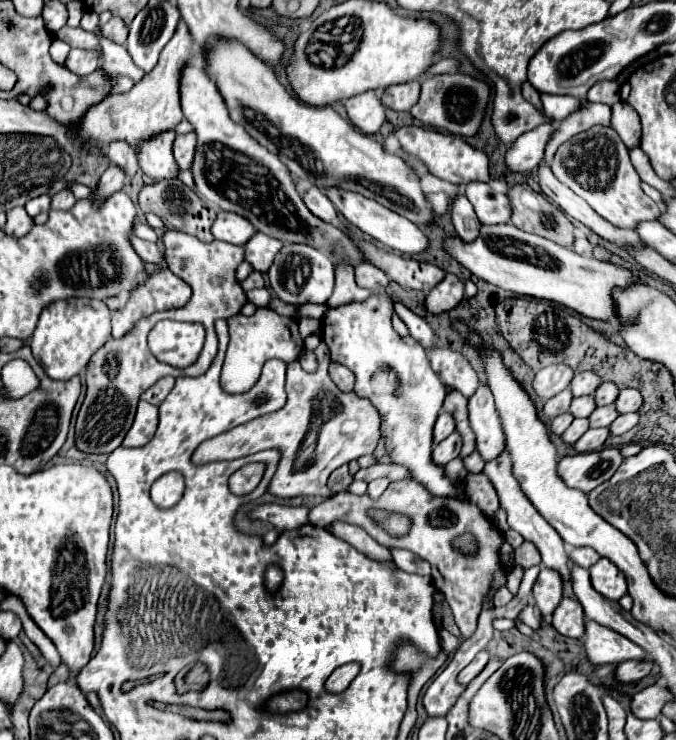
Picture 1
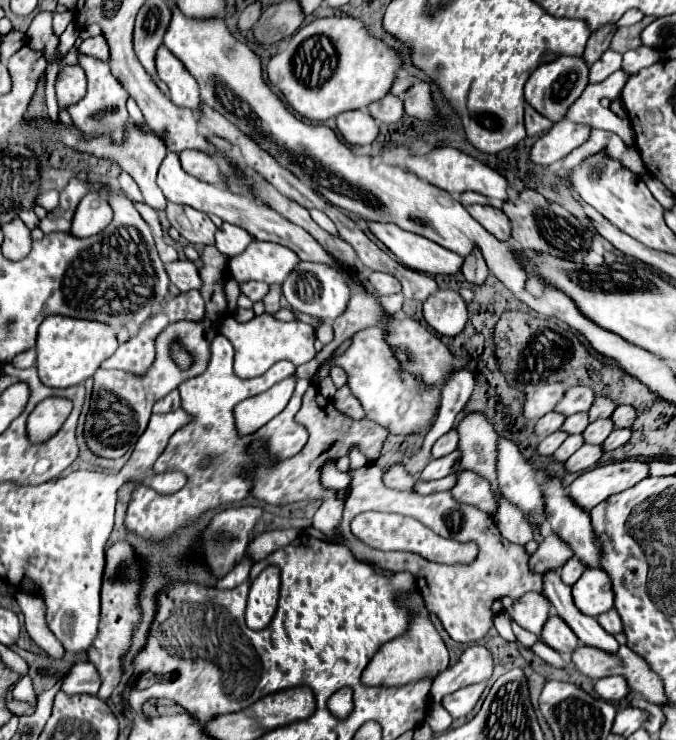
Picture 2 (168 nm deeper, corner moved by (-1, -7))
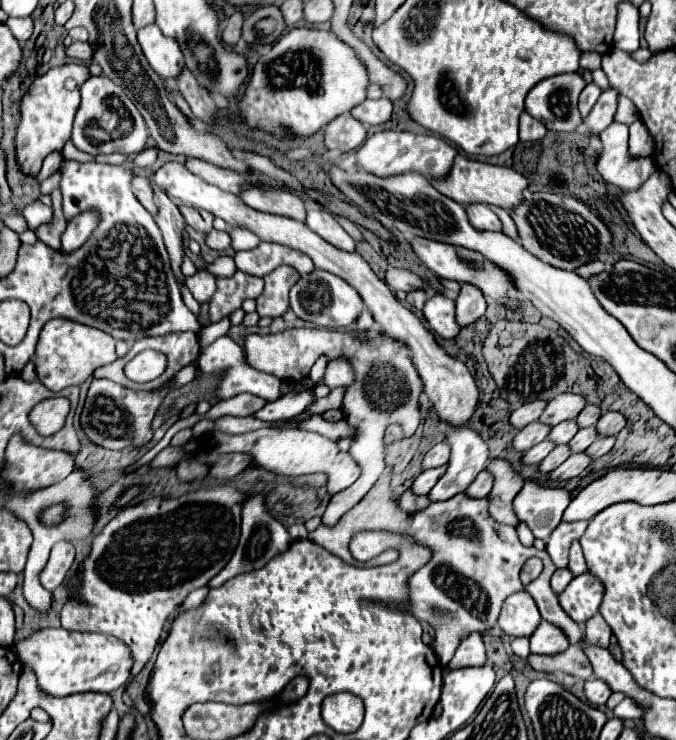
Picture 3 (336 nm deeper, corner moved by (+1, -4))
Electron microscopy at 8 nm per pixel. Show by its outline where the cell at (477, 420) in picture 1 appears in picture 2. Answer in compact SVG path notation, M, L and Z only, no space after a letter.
M498 436L496 476L500 492L528 516L532 526L542 526L544 504L536 470L520 454L518 446L504 436Z

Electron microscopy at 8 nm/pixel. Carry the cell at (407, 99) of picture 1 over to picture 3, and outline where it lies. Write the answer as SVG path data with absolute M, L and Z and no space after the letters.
M366 99L358 107L352 109L352 117L356 117L364 125L380 125L386 123L392 115L392 103L388 99Z

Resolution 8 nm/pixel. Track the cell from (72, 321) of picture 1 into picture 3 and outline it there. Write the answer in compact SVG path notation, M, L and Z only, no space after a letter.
M52 319L44 325L38 345L36 345L36 373L38 381L44 383L50 391L62 391L70 385L82 385L94 369L116 361L114 339L94 327L70 321L70 319Z

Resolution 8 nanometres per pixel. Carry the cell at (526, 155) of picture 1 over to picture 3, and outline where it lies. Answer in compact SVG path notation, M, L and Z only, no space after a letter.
M608 87L600 95L592 113L584 119L588 135L590 133L602 133L614 121L614 115L616 115L616 109L618 109L618 97L620 97L620 91L616 87Z

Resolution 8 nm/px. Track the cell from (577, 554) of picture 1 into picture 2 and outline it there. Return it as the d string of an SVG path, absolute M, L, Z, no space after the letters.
M572 556L572 558L562 566L562 572L560 572L560 574L562 574L562 580L564 580L566 584L570 584L570 586L572 586L572 584L576 584L576 582L578 582L578 578L582 576L582 572L584 572L584 570L586 570L586 566L584 566L578 558L574 558L574 556Z

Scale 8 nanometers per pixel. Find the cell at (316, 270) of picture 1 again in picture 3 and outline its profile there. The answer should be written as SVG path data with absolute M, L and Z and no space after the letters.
M316 269L314 273L302 277L290 291L290 307L296 313L298 319L314 323L316 327L326 327L326 329L342 329L342 327L350 327L356 323L356 319L360 317L362 309L364 309L364 301L360 299L360 295L356 293L356 289L352 289L344 279Z

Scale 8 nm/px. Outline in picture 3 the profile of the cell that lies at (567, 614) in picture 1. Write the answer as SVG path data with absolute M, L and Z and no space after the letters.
M542 621L530 637L530 653L536 655L556 655L562 653L566 647L568 639L564 637L564 633L548 621Z

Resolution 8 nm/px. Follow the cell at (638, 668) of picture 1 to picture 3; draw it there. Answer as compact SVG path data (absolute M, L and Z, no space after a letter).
M590 679L584 685L584 695L592 705L604 705L608 701L610 693L612 691L608 689L608 685L604 685L604 681L600 681L600 679Z

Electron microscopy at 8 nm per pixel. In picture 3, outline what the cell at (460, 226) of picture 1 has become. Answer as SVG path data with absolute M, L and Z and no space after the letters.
M462 285L456 299L456 323L460 327L474 325L486 311L486 299L474 285Z

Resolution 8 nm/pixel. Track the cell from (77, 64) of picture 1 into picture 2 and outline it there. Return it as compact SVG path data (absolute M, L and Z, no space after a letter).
M78 64L64 66L56 80L56 98L58 106L66 108L74 102L78 102L86 94L86 72Z

